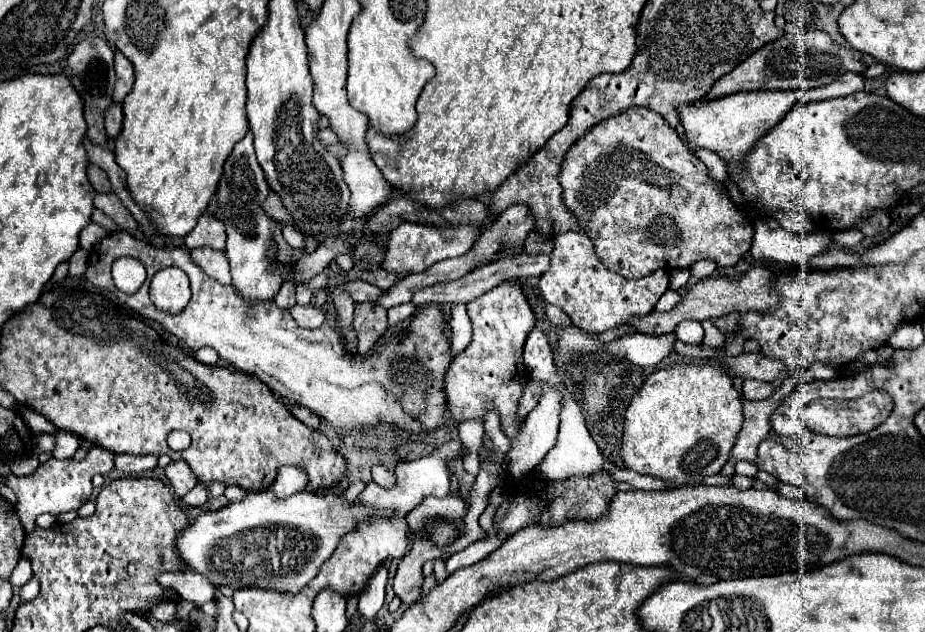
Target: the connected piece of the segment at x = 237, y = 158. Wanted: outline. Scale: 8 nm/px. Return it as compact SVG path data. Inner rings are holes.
M247 132L247 136L235 144L233 152L225 160L223 176L215 192L215 200L217 200L215 216L225 224L225 232L227 232L225 254L231 264L233 288L247 300L273 300L273 296L279 292L283 284L279 262L269 254L273 246L273 230L281 226L281 222L269 218L269 214L265 212L263 204L267 196L269 196L269 186L265 182L265 174L259 162L255 160L253 136L251 132Z

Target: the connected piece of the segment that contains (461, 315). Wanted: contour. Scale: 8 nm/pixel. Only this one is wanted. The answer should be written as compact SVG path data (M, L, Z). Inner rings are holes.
M463 304L451 306L451 330L453 330L451 348L453 348L453 358L455 358L471 342L471 322L469 322L469 316Z

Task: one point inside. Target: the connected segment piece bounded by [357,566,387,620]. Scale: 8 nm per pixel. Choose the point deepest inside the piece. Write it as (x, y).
(370, 602)

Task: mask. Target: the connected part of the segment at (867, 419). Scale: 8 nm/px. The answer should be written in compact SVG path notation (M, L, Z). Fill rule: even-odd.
M871 392L855 400L813 400L803 408L803 420L817 434L855 436L881 426L889 418L891 408L893 408L893 400L889 400L887 394Z

